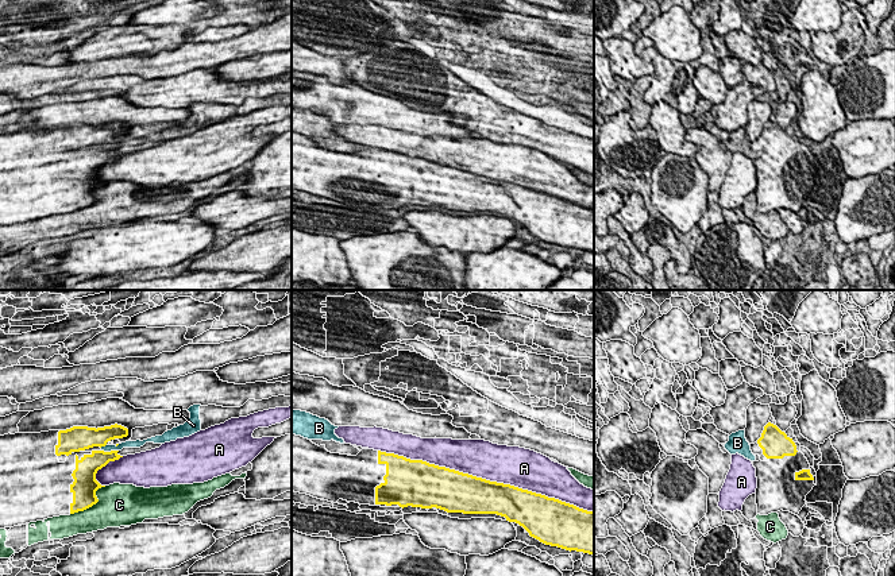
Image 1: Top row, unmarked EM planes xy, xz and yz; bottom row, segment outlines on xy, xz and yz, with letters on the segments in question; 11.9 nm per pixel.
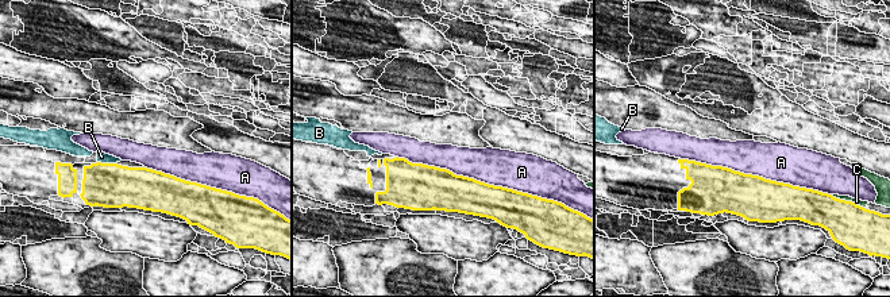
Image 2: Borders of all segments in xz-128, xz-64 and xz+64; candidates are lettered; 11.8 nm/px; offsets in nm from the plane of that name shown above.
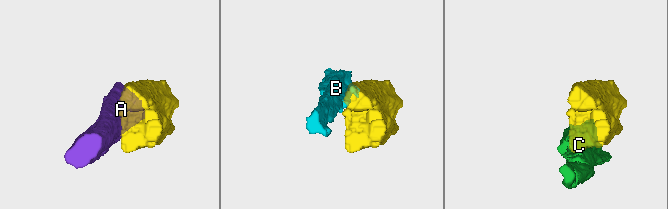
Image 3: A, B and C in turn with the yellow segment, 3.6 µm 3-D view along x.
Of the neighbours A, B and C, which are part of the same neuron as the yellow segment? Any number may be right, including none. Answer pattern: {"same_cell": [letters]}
{"same_cell": []}

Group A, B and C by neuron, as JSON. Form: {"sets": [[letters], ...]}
{"sets": [["A"], ["B"], ["C"]]}

